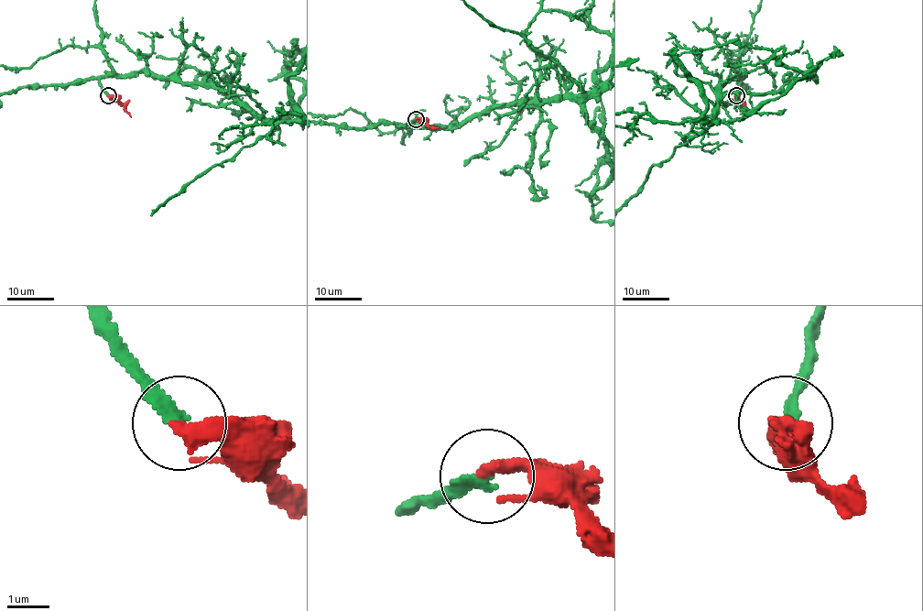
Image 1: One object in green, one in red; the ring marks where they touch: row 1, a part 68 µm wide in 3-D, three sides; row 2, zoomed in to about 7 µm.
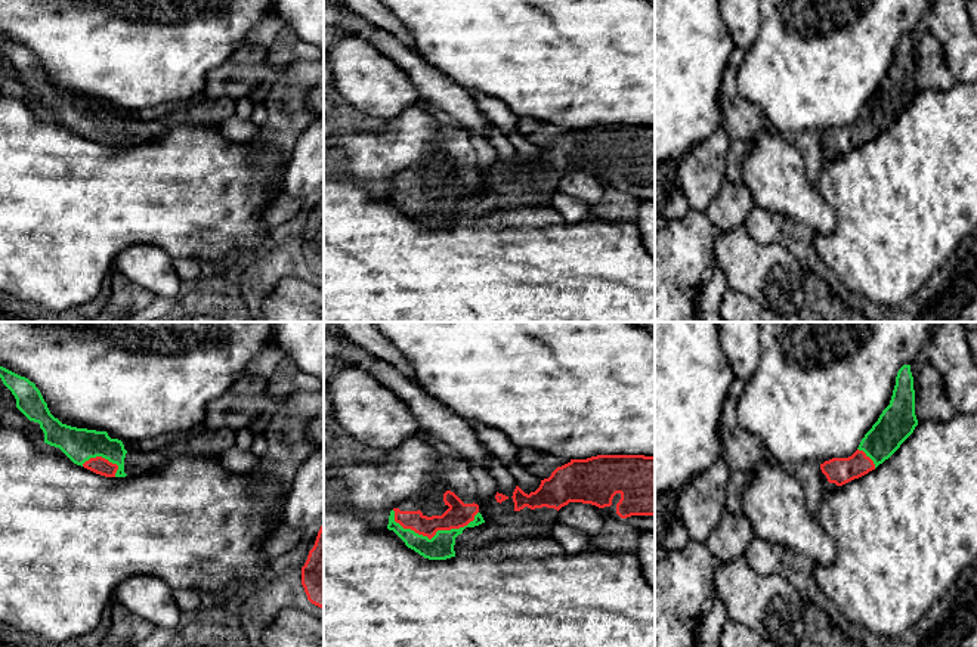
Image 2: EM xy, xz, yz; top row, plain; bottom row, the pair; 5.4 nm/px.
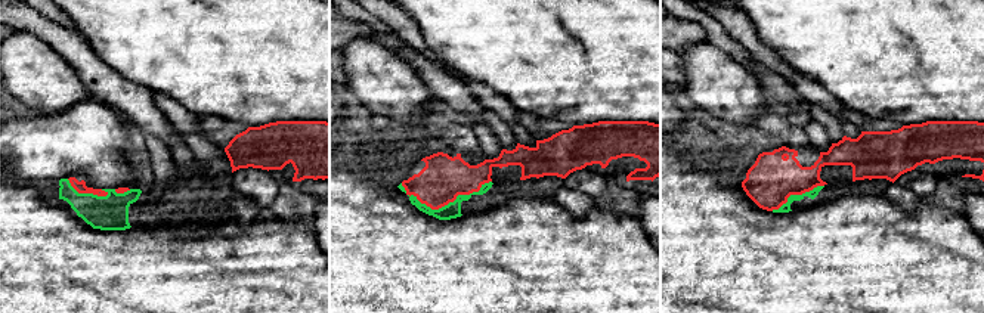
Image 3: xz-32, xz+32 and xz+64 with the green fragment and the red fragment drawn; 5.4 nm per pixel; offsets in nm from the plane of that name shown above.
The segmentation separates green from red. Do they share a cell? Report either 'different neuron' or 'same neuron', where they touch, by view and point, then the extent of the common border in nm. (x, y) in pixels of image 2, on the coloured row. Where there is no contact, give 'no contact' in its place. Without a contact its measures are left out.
same neuron; contact xz (435, 535); length 480 nm

